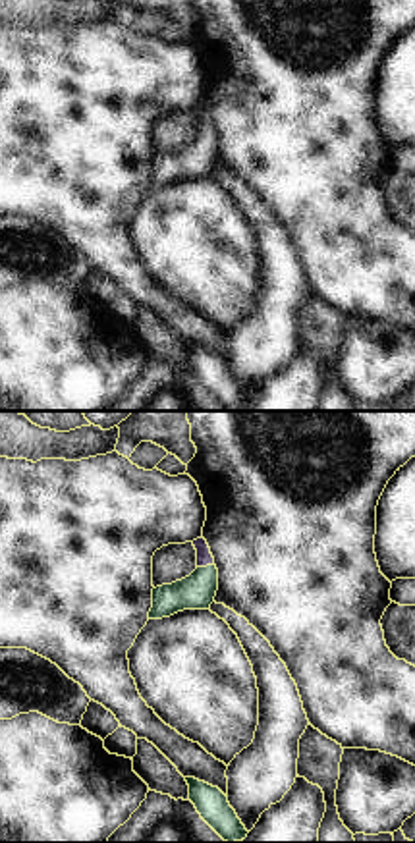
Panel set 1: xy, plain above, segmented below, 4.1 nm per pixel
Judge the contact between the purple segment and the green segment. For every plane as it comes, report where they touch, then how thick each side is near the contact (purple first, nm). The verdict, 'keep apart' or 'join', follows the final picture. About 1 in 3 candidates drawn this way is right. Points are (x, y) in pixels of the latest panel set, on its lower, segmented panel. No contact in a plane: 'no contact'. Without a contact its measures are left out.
contact (205, 566); calibres 70 and 150 nm

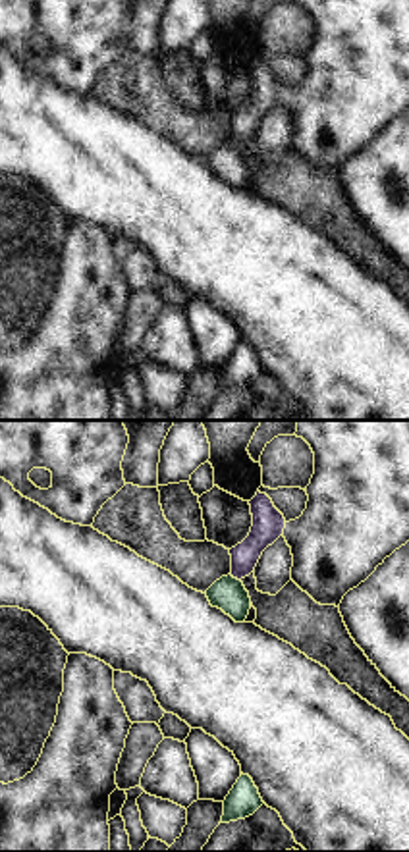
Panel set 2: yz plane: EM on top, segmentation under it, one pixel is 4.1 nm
contact (236, 577); calibres 130 and 140 nm

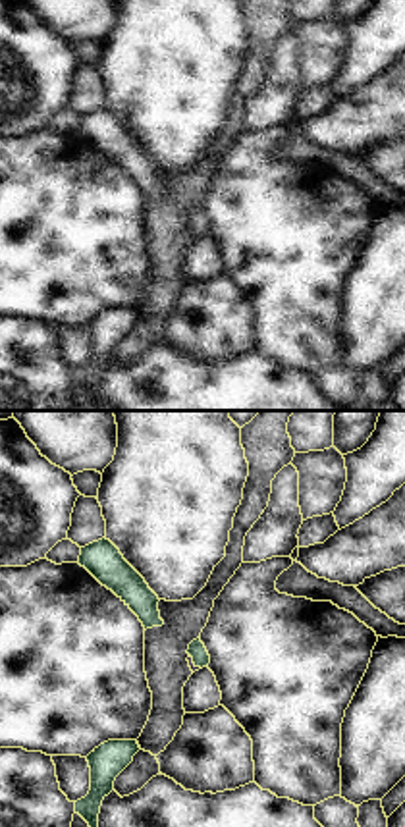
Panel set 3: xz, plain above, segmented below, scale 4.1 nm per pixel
contact (191, 662); calibres 20 and 70 nm

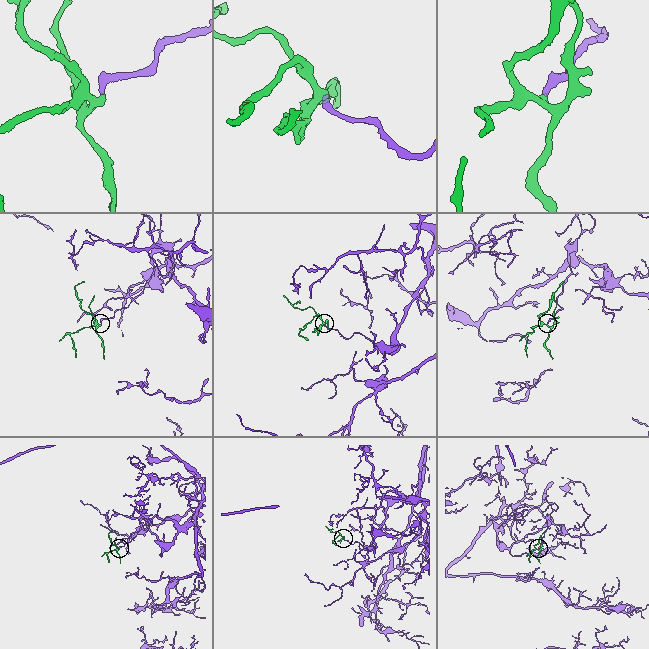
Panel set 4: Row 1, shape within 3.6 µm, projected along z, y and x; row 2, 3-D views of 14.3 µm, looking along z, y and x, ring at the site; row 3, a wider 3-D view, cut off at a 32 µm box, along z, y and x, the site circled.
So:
join

